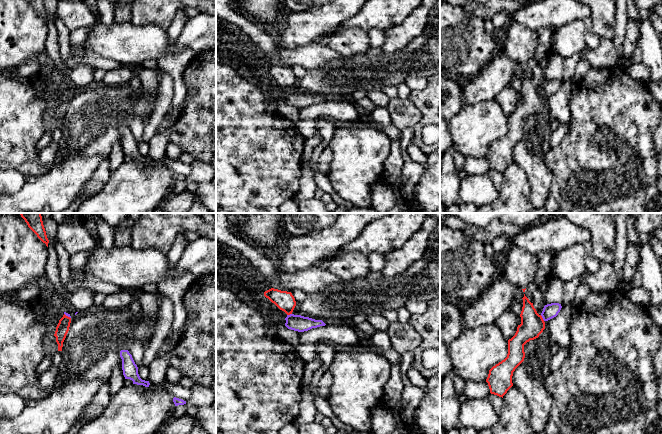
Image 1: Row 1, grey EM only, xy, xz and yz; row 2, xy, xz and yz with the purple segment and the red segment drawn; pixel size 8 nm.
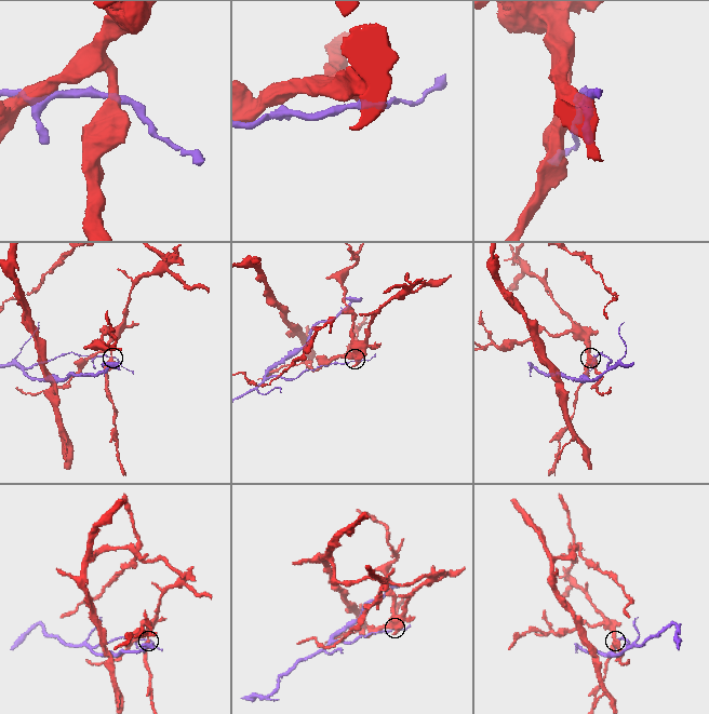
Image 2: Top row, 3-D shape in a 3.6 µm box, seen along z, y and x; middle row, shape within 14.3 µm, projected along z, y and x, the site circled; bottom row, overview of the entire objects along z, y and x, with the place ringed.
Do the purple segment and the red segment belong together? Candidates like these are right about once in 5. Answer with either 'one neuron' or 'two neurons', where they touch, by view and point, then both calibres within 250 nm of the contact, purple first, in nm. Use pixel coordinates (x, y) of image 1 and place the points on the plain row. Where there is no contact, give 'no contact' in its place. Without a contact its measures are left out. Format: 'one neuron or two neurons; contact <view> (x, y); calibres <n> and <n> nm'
two neurons; contact yz (542, 93); calibres 120 and 190 nm

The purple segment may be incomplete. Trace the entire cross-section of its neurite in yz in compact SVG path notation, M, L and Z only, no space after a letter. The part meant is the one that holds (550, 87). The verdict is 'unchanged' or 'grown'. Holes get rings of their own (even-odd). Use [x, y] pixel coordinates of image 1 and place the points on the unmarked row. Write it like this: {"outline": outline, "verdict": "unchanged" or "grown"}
{"outline": "M551 79L544 82L541 92L544 97L548 97L558 91L562 82L559 79Z", "verdict": "unchanged"}

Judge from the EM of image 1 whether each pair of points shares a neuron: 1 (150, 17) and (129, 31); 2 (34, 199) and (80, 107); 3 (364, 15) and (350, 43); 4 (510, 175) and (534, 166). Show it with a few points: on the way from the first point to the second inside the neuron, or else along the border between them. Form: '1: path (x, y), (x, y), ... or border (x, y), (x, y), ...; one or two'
1: border (131, 23), (136, 25), (157, 25), (161, 28); two
2: path (57, 176), (72, 161), (80, 130); one
3: border (366, 31), (360, 28), (346, 28), (334, 33); two
4: border (513, 161), (526, 174), (529, 193); two

